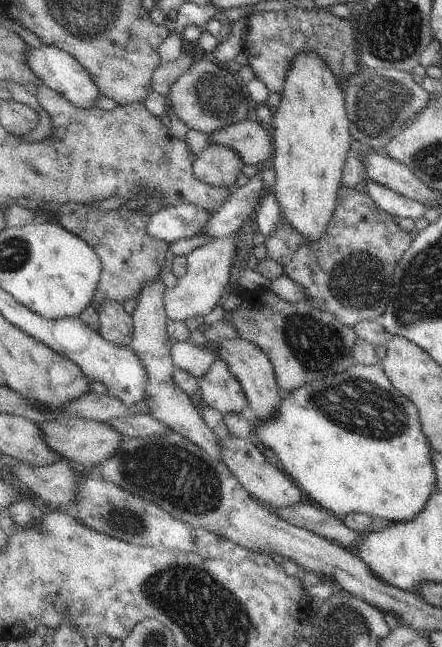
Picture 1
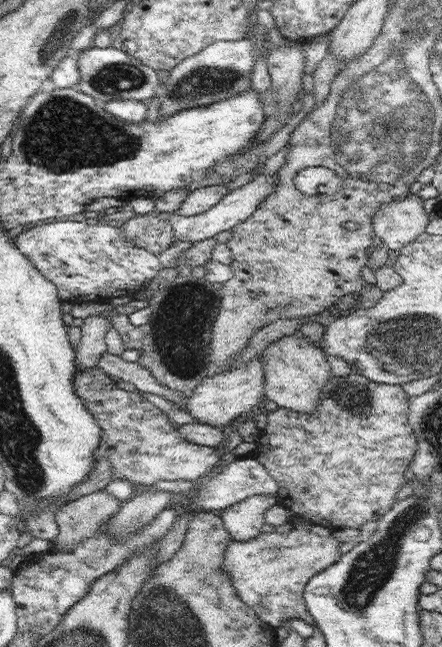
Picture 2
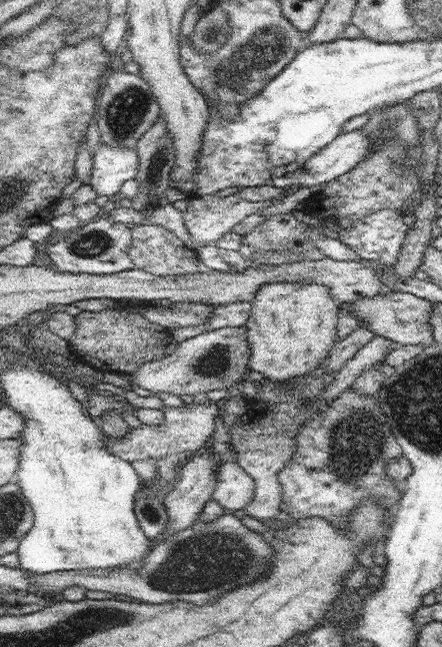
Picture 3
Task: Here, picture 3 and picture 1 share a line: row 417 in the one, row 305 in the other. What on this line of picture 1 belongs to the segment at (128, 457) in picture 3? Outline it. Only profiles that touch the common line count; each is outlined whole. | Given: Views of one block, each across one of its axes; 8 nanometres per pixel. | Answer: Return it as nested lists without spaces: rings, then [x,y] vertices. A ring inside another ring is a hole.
[[[232,233],[226,237],[216,237],[212,242],[204,244],[187,255],[188,268],[182,278],[177,278],[178,283],[173,289],[165,288],[165,315],[171,320],[178,320],[186,324],[186,320],[198,318],[201,320],[212,310],[216,310],[218,304],[223,301],[224,297],[231,291],[229,288],[229,270],[232,268],[233,260],[236,255],[236,240],[232,238]]]

